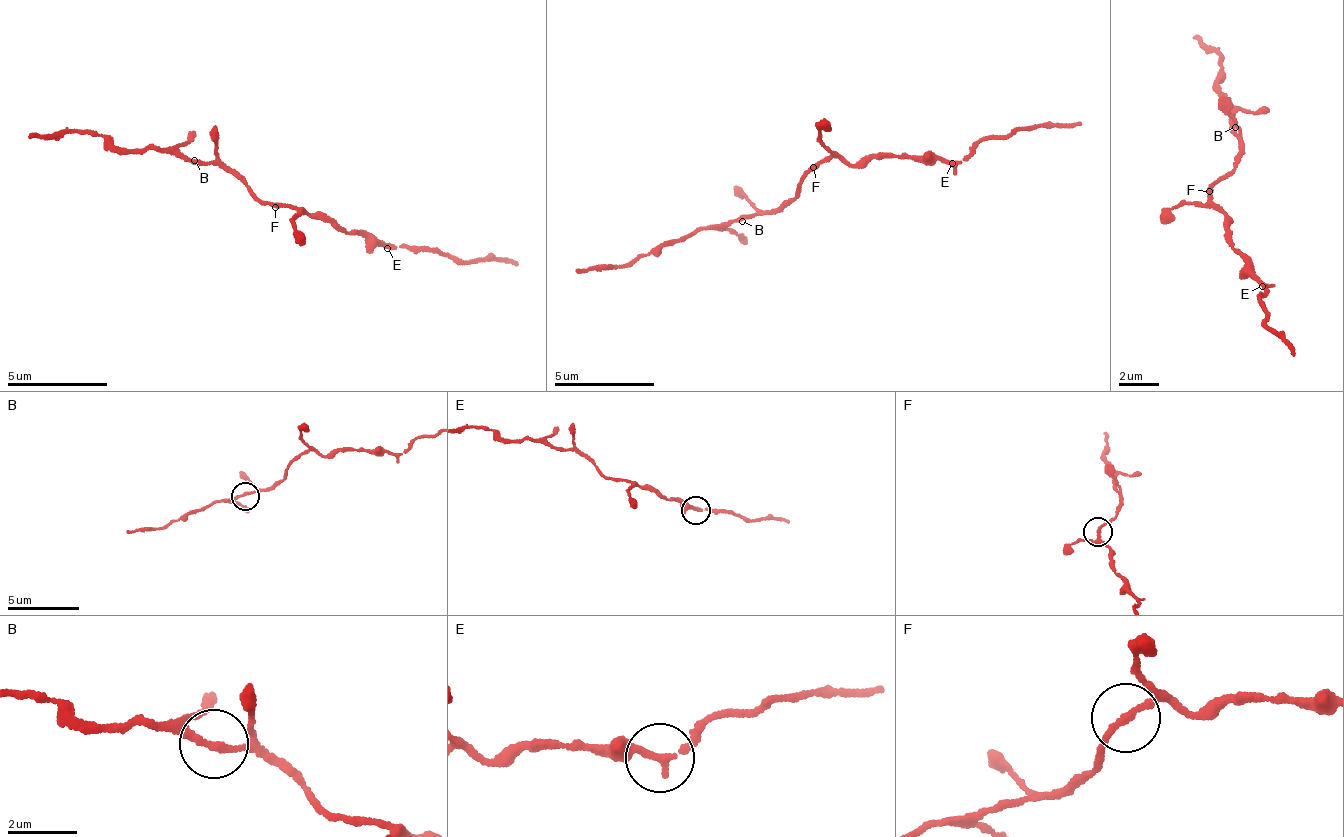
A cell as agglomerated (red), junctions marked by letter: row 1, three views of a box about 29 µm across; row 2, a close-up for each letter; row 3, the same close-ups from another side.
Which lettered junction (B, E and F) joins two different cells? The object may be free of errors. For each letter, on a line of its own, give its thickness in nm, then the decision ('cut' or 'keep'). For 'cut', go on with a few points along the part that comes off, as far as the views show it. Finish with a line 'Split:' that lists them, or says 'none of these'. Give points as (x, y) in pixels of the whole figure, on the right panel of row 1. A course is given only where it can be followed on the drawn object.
B: 170 nm thick; keep
E: 200 nm thick; keep
F: 180 nm thick; keep
Split: none of these

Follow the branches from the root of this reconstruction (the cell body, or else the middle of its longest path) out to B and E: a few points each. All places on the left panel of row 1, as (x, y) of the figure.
B: (279, 201), (259, 199), (225, 168), (214, 164), (201, 166), (194, 160)
E: (279, 201), (286, 207), (304, 209), (313, 217), (322, 215), (351, 231), (373, 232), (389, 247)

